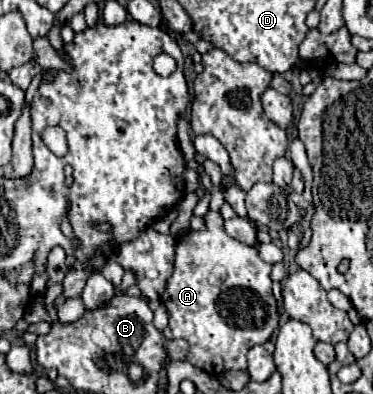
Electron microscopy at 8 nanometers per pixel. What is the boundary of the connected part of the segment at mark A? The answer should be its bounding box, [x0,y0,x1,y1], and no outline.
[161,210,279,376]

